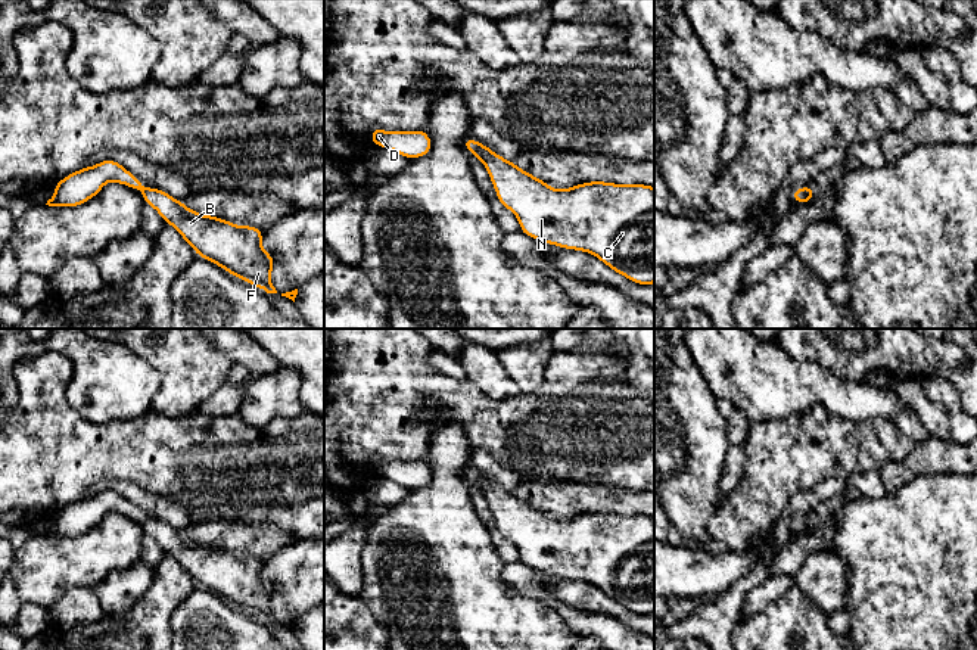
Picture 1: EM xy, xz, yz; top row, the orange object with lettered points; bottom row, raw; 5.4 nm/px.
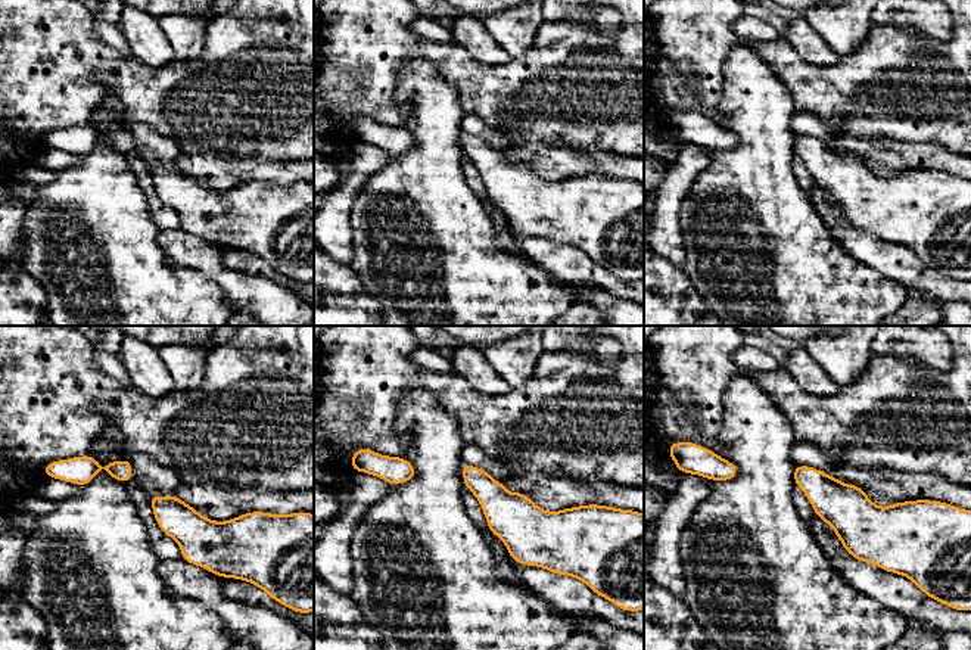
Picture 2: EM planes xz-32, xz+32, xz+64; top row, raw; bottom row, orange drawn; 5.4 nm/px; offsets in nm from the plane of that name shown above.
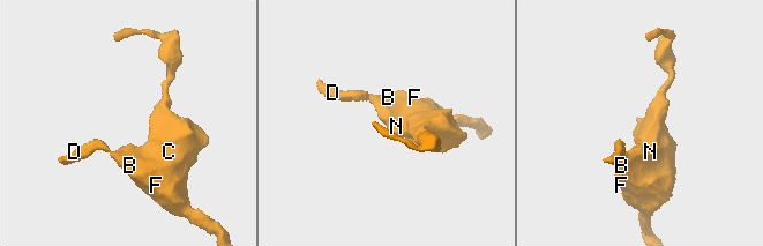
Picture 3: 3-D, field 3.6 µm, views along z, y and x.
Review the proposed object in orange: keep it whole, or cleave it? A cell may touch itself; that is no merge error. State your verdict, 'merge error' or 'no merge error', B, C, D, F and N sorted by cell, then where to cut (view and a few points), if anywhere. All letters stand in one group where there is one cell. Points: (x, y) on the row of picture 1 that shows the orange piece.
no merge error; groups B C D F N; cut none

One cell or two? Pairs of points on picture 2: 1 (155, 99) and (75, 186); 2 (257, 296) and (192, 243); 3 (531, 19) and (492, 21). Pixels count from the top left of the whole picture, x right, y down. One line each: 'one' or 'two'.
1: two
2: one
3: one

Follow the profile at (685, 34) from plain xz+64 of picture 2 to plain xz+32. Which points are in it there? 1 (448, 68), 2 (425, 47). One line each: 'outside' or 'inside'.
1: inside
2: inside

